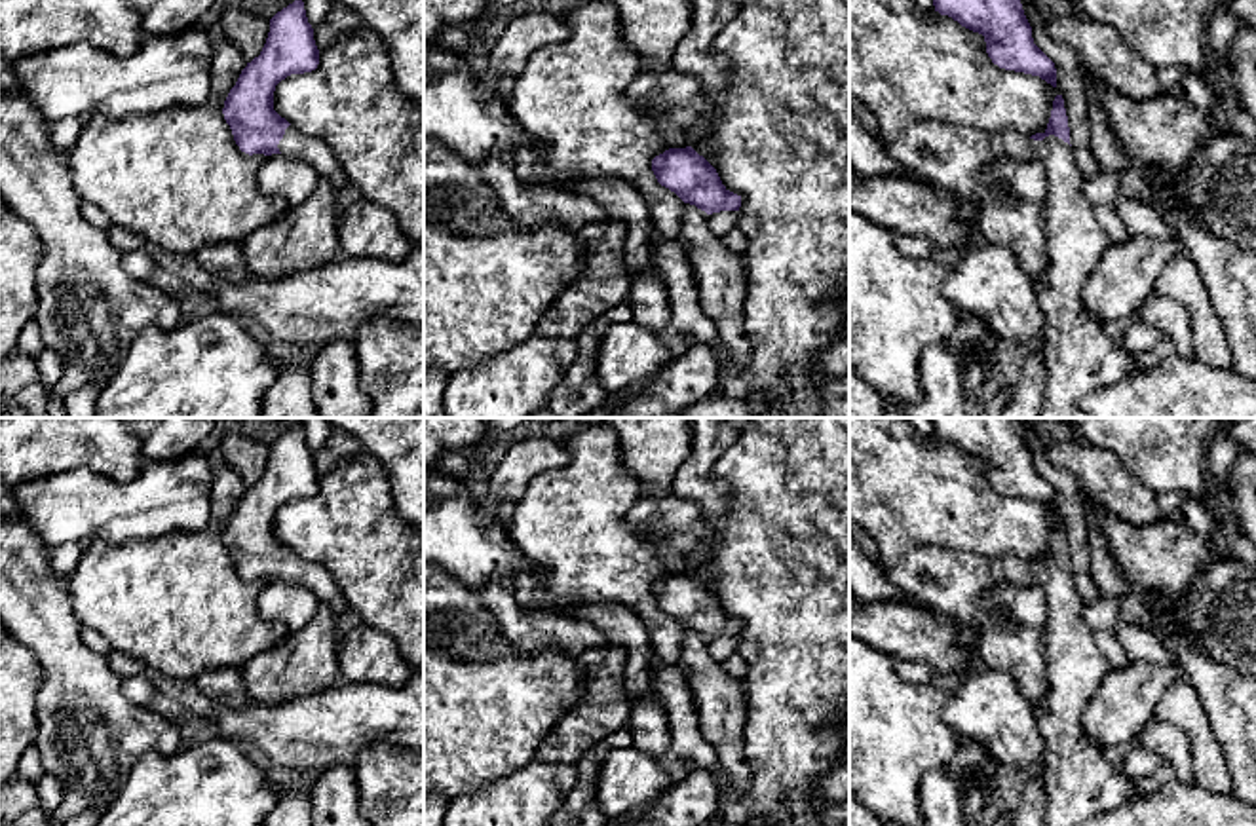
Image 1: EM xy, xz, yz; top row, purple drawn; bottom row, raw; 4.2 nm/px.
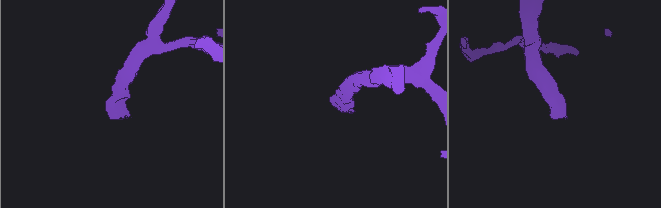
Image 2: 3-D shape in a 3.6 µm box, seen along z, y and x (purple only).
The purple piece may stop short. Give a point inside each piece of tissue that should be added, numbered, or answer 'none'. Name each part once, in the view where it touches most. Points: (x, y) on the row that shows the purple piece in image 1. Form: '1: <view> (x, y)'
1: yz (1080, 359)

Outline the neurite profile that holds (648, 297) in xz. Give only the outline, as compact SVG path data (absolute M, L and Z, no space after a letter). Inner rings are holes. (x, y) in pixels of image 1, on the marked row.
M635 272L629 273L629 300L633 319L640 327L661 330L671 317L669 292L657 273Z

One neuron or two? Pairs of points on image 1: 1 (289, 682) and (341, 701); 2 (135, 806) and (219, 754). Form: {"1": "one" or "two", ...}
{"1": "two", "2": "one"}

